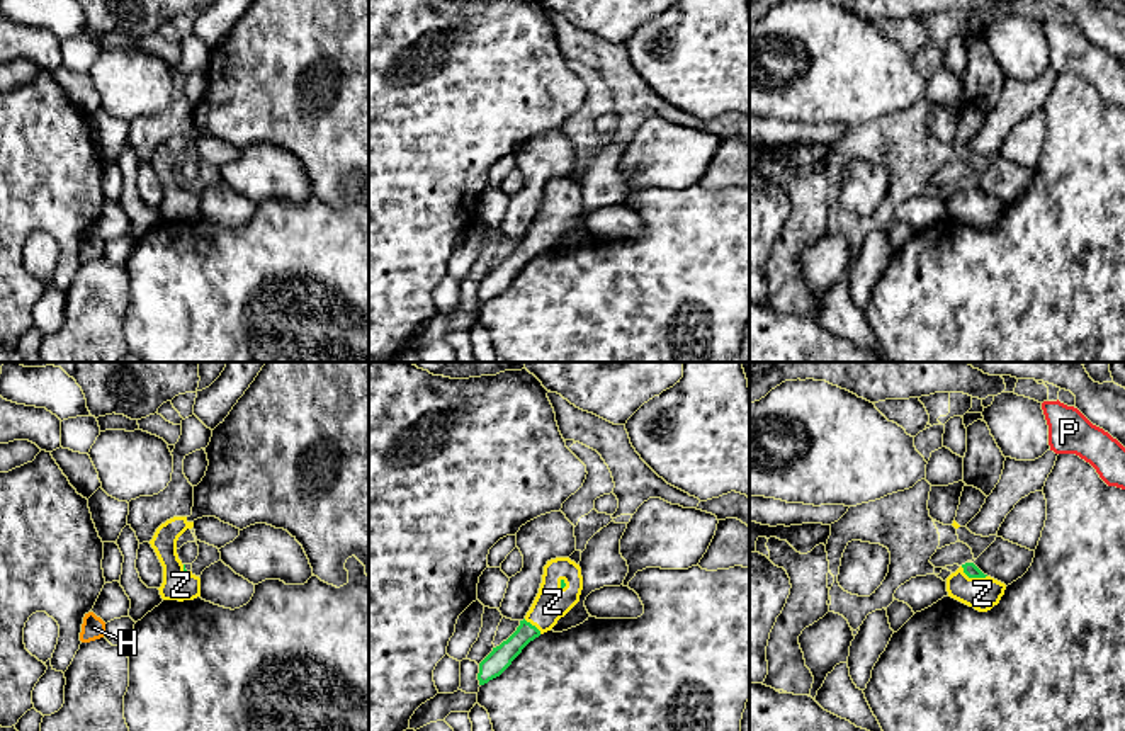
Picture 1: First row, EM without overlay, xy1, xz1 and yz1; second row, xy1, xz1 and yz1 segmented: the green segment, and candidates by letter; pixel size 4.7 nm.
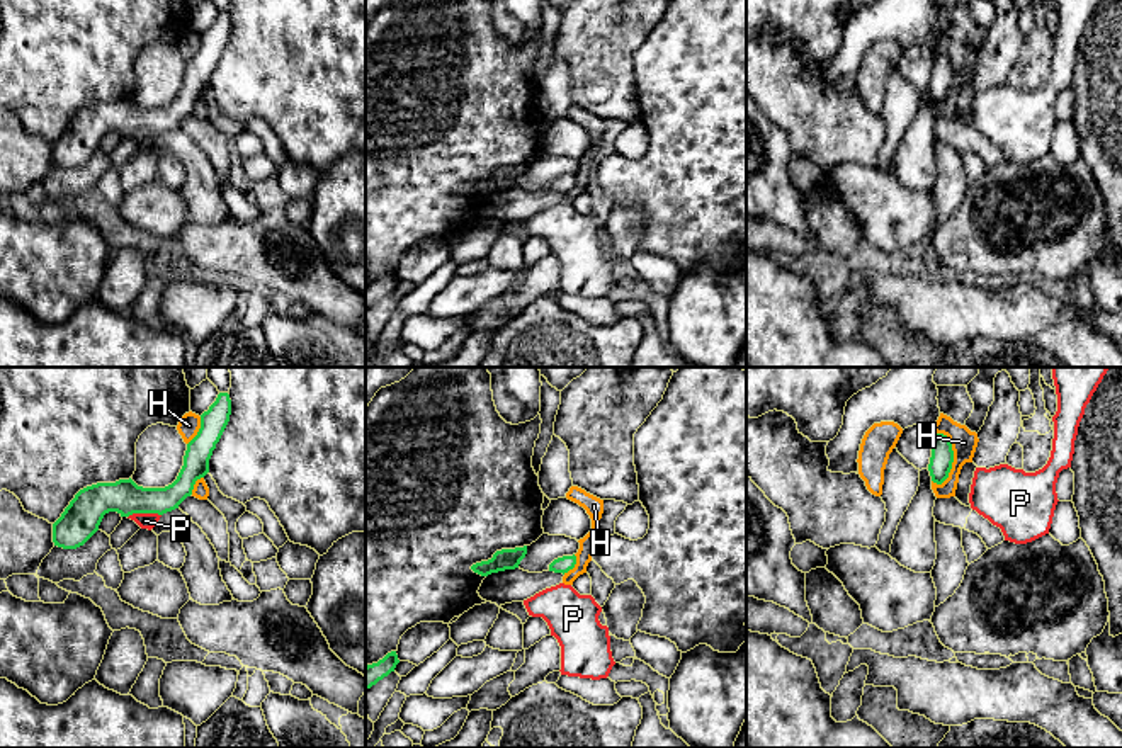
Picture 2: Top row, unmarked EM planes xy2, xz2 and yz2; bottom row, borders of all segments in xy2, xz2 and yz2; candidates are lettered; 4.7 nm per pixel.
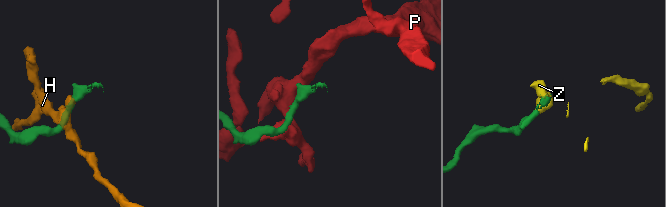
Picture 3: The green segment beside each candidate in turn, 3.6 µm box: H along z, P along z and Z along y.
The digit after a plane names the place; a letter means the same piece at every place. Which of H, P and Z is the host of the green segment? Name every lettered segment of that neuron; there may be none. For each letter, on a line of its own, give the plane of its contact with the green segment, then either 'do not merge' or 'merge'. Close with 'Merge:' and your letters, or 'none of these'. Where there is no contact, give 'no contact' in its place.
H: yz2 | do not merge
P: xy2 | do not merge
Z: yz1 | merge
Merge: Z

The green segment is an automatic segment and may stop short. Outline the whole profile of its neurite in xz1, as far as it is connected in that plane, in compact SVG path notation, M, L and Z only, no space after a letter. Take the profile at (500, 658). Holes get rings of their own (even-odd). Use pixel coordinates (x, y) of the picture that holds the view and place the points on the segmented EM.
M569 558L547 561L539 593L525 619L479 663L479 685L500 677L530 641L551 631L579 602L581 590L579 564Z

